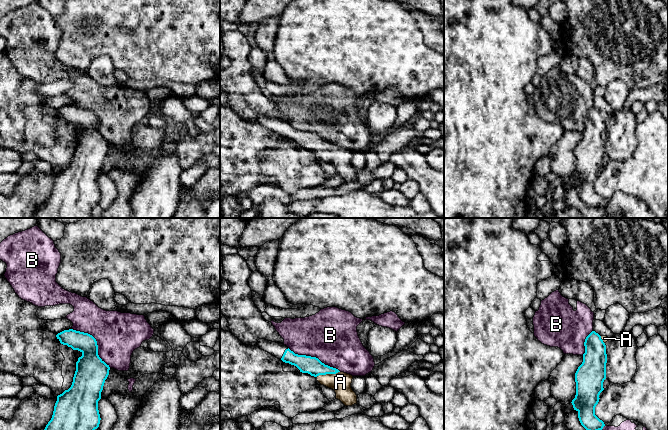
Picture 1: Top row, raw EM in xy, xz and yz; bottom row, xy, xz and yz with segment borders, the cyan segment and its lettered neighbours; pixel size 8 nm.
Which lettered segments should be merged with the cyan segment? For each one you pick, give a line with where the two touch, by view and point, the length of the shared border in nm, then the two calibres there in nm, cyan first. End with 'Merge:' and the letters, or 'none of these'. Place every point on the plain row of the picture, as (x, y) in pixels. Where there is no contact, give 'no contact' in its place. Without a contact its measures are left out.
A: meets cyan in xz at (327, 149); contact 200 nm long; 140 nm thick on the cyan side, 160 nm on the other
Merge: A

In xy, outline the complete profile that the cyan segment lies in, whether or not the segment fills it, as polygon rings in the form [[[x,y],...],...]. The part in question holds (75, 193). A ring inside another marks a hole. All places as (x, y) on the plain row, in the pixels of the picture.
[[[69,105],[58,109],[56,113],[61,120],[80,127],[82,132],[76,138],[71,163],[57,172],[51,196],[31,218],[92,218],[93,208],[99,203],[101,196],[98,177],[110,143],[99,133],[97,117],[92,111]]]

